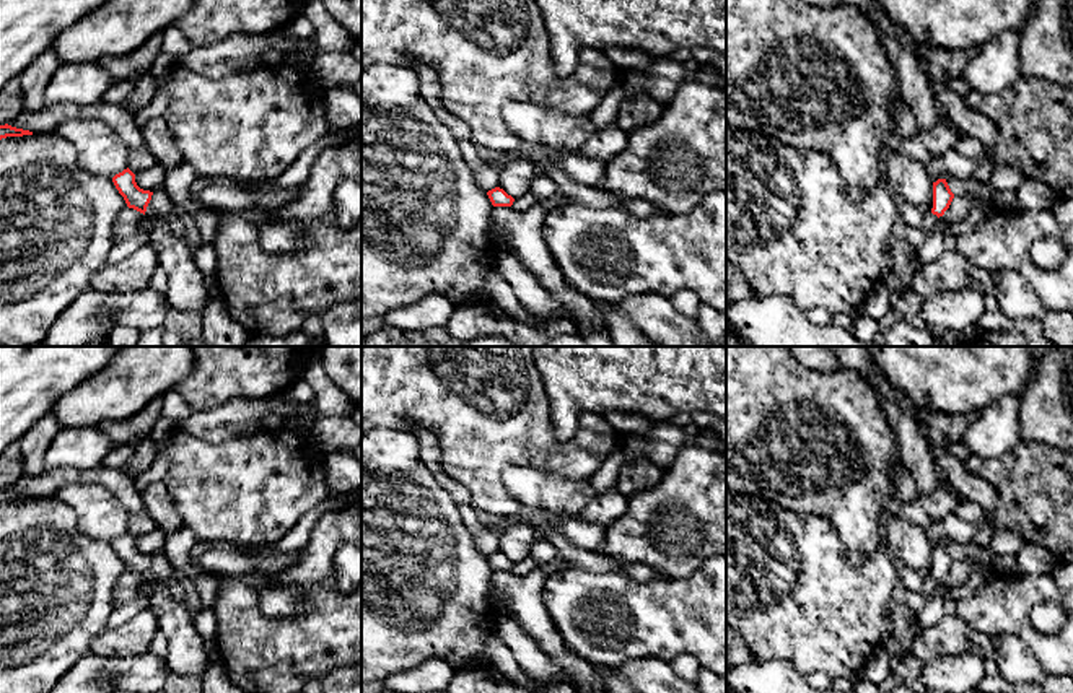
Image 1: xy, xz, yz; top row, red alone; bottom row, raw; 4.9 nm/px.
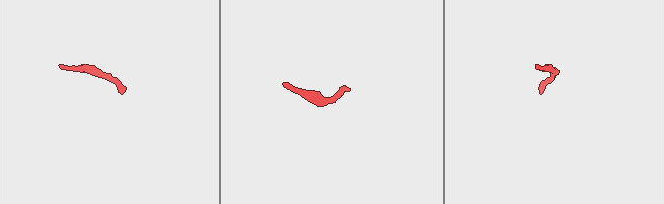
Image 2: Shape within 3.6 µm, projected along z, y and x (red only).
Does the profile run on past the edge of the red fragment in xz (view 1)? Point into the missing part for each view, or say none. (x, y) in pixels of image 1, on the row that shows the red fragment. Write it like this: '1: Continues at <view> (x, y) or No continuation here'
1: No continuation here

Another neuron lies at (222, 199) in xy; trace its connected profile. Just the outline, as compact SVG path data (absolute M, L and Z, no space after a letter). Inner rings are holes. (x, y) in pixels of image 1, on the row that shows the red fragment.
M205 187L197 202L221 213L264 208L274 211L300 195L298 187L275 192L244 190L241 187Z

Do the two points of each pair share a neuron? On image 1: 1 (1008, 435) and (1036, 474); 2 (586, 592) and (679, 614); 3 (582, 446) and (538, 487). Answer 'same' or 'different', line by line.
1: different
2: same
3: different

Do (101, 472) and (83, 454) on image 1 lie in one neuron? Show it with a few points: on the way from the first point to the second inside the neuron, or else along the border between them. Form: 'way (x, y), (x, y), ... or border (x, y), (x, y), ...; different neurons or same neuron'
border (100, 464), (90, 469), (59, 469); different neurons

